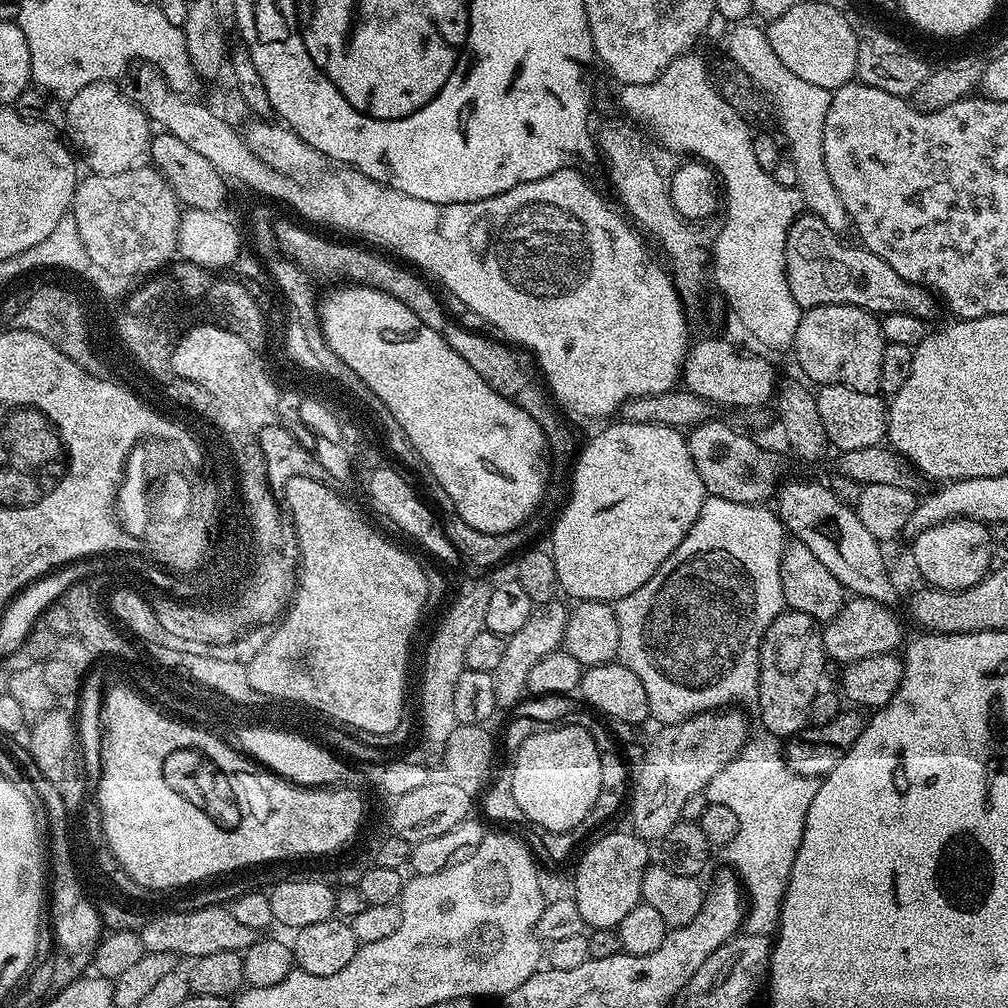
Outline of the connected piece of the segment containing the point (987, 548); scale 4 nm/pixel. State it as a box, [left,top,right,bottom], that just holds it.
[912,519,994,592]

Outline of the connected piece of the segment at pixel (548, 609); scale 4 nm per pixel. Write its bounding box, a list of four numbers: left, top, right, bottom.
[492,599,570,709]

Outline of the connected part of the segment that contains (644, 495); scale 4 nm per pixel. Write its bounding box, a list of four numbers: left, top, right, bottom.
[550,423,706,602]

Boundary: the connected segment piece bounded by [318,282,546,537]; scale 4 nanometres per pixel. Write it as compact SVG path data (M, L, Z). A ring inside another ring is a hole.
M344 282L341 285L341 288L330 289L325 294L324 301L321 299L318 304L319 327L323 332L324 341L335 356L341 359L354 372L356 377L365 383L386 404L390 414L397 419L398 424L405 431L406 438L411 444L411 451L420 455L421 462L428 467L428 472L436 479L437 486L448 495L448 500L452 503L453 510L469 524L465 525L473 533L483 534L485 537L490 534L514 532L522 525L527 524L529 520L533 519L535 512L532 511L539 506L540 499L544 496L544 452L546 453L546 441L544 439L544 431L538 426L538 422L534 422L534 418L530 418L530 414L526 414L526 410L522 410L514 402L502 398L502 394L495 392L480 377L478 370L474 370L474 366L470 366L470 362L466 362L466 358L462 358L445 342L440 332L436 332L434 329L426 326L426 323L416 317L415 312L410 310L410 307L402 303L401 300L386 294L382 290L372 288L369 284Z

